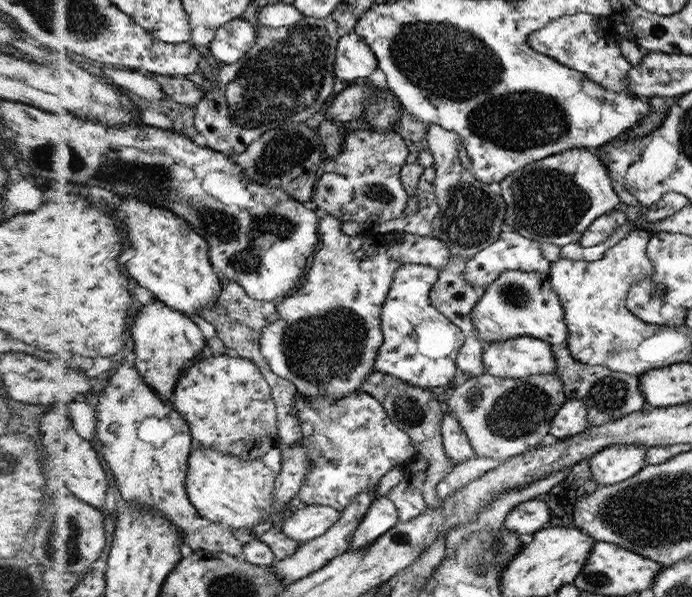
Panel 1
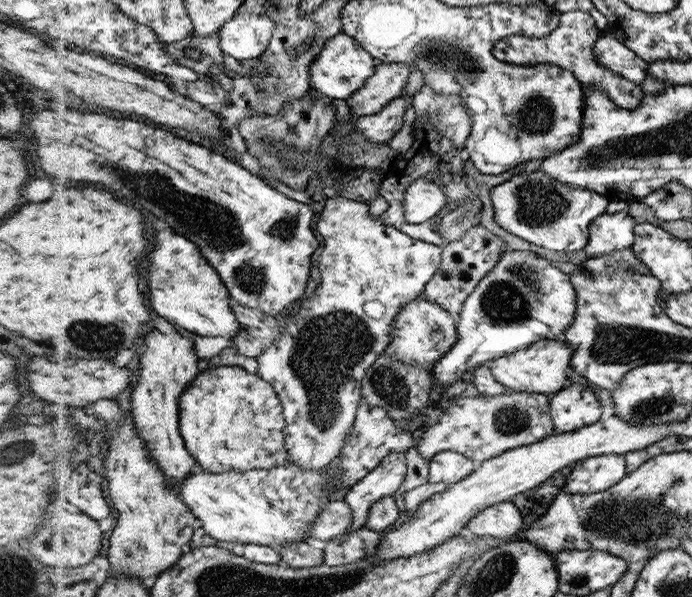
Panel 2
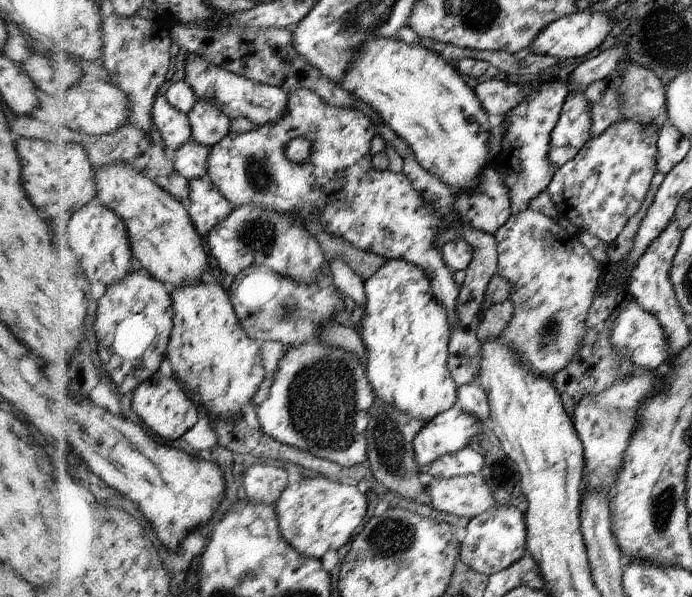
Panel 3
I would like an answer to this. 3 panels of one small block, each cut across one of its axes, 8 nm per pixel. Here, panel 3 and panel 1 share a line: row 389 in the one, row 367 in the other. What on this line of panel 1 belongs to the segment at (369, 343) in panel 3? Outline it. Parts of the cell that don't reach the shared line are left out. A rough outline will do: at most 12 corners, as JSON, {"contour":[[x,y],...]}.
{"contour":[[400,265],[373,372],[452,383],[466,336],[430,305],[439,269]]}

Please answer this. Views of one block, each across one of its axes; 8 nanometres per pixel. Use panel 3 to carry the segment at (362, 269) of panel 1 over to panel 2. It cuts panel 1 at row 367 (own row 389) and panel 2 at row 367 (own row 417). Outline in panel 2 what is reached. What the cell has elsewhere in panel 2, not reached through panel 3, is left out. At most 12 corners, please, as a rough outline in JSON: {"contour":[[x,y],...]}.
{"contour":[[326,201],[320,283],[259,356],[289,463],[341,454],[368,367],[443,260]]}

